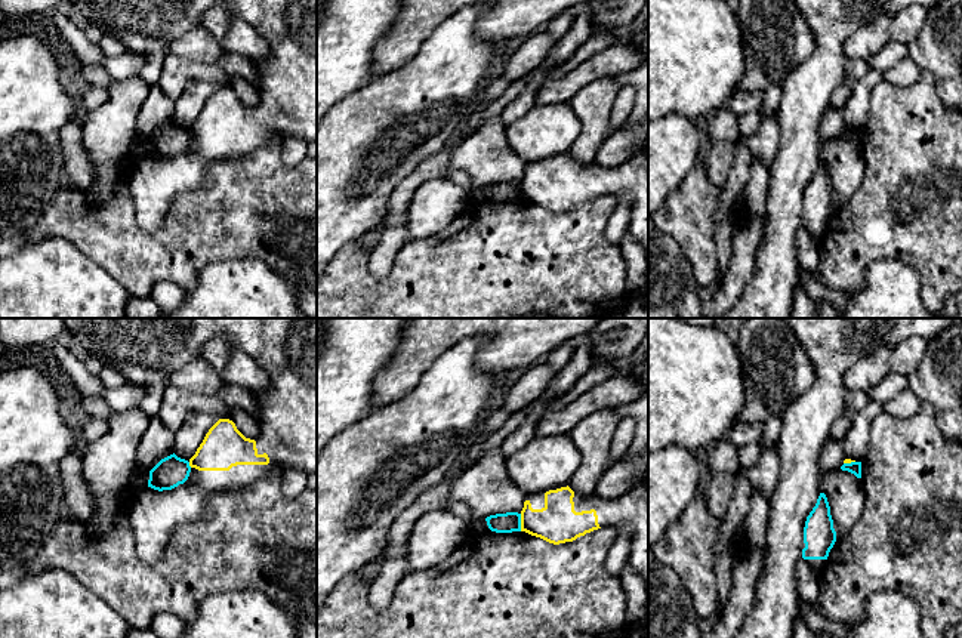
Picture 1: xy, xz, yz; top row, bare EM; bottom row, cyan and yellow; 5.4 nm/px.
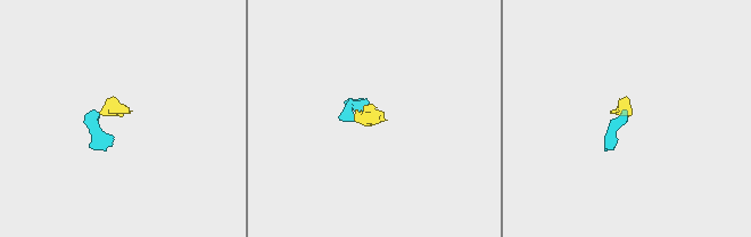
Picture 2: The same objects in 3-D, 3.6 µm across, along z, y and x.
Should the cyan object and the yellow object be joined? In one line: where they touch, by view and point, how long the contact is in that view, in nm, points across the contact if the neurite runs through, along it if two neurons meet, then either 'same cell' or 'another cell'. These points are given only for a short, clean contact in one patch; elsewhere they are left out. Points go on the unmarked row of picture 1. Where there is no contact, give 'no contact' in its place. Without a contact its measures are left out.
meets cyan in xz at (520, 191); contact 100 nm long; border along xz (520, 182), (521, 199); another cell

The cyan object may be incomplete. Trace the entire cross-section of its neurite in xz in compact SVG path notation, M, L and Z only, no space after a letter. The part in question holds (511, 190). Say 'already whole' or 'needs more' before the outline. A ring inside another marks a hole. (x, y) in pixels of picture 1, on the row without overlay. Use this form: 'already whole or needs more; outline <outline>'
already whole; outline M518 181L490 184L485 189L488 197L496 201L521 200L521 182Z

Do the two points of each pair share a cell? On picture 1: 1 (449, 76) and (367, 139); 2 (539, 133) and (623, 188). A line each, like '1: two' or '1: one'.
1: one
2: one

